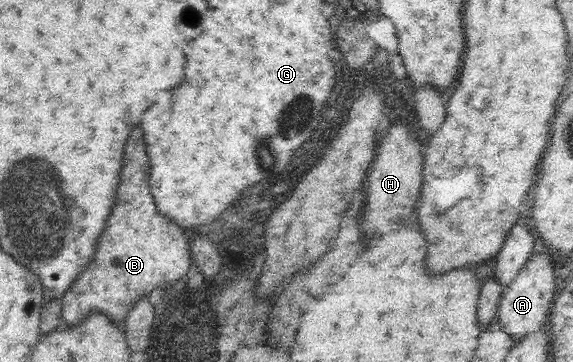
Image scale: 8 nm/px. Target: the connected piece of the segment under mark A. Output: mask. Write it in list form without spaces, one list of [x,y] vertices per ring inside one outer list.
[[[551,251],[532,253],[519,270],[514,282],[503,287],[498,307],[501,328],[512,337],[513,342],[527,337],[529,332],[537,332],[546,328],[548,312],[555,298],[555,291],[556,269],[551,260]]]

